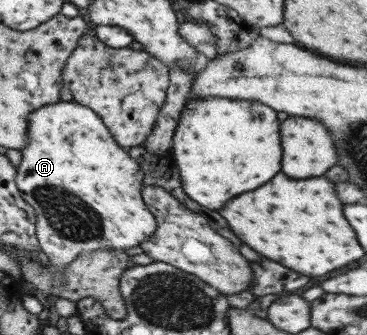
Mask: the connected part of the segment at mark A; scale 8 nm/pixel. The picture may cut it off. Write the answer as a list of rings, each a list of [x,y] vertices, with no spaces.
[[[59,101],[54,104],[47,104],[34,112],[31,112],[28,117],[28,145],[22,149],[22,158],[19,167],[16,168],[16,186],[24,197],[24,200],[34,209],[36,213],[36,236],[40,248],[50,263],[54,265],[57,273],[66,269],[66,264],[76,260],[76,257],[85,251],[95,251],[97,249],[118,249],[124,250],[130,247],[137,247],[141,241],[145,241],[147,237],[153,235],[153,231],[157,229],[155,225],[155,217],[151,211],[147,211],[143,199],[141,199],[141,185],[143,185],[143,171],[137,165],[137,161],[131,159],[127,155],[127,149],[117,145],[113,141],[114,137],[108,130],[108,127],[103,123],[103,120],[89,107],[80,103],[71,101]]]

